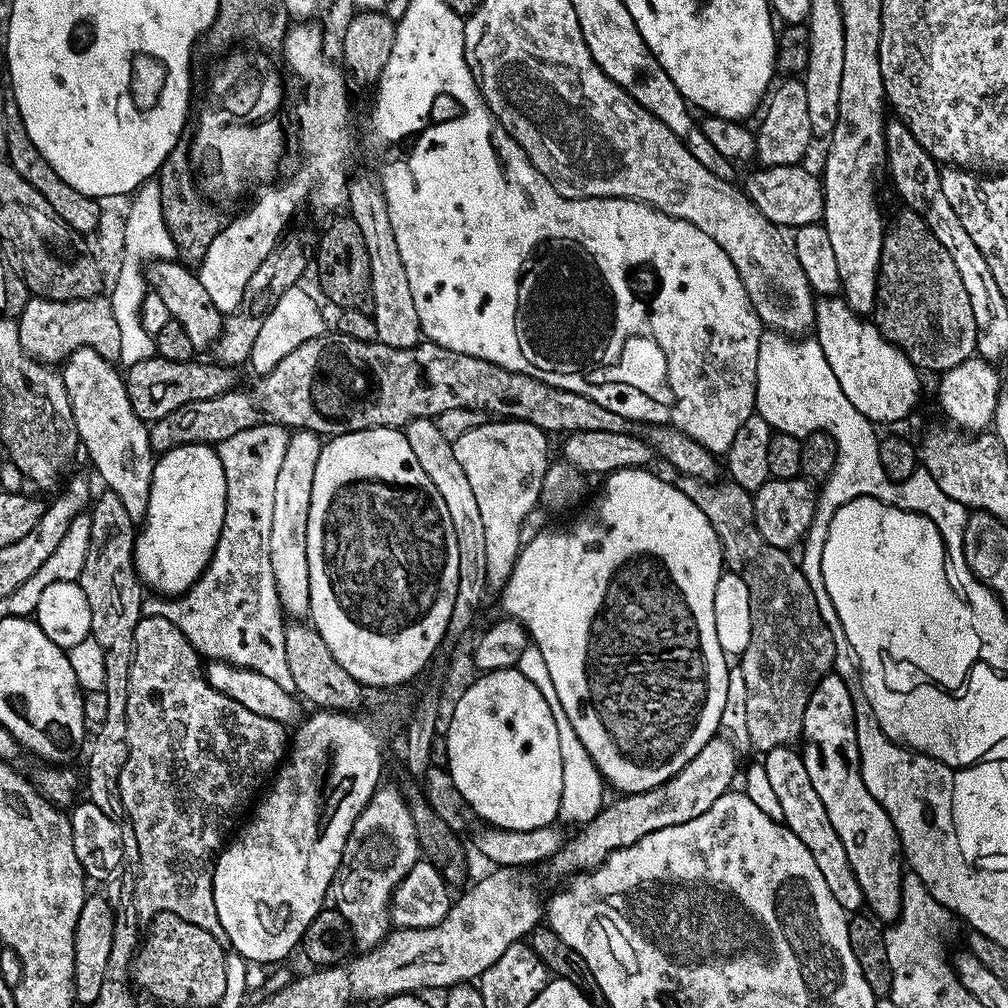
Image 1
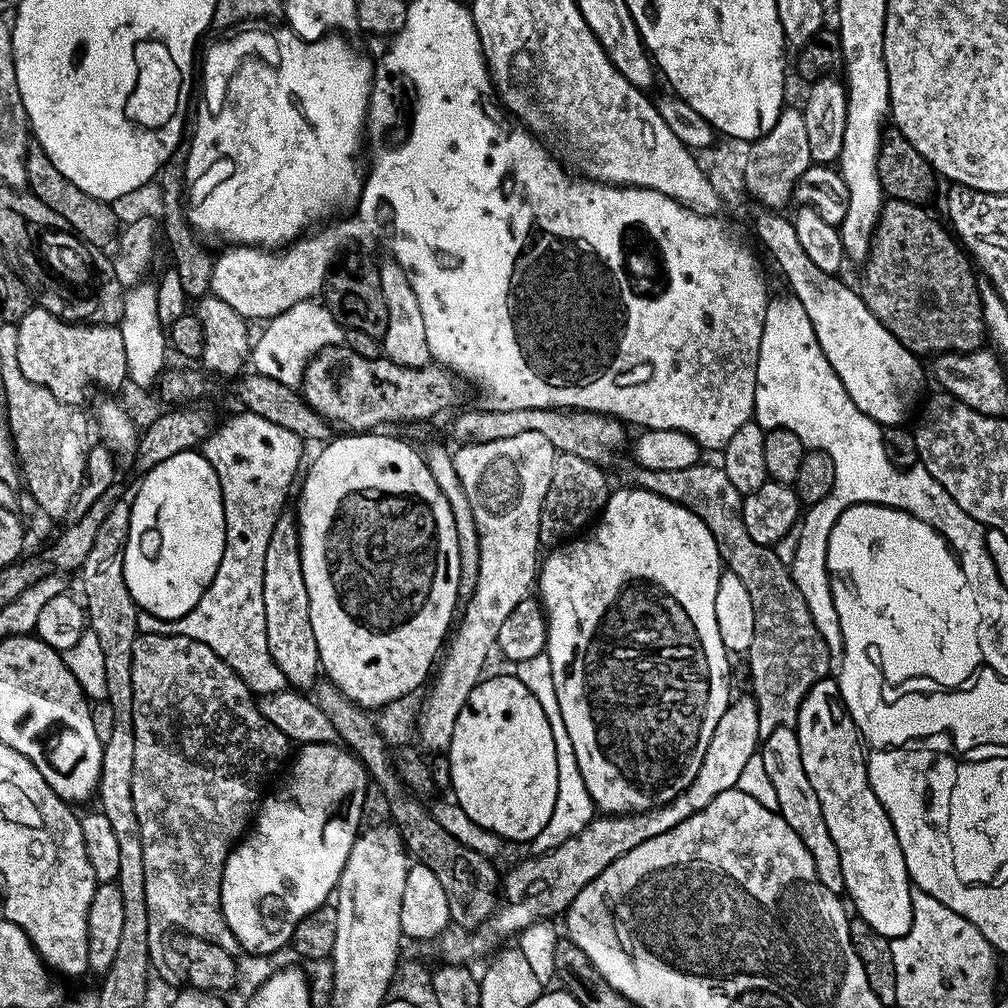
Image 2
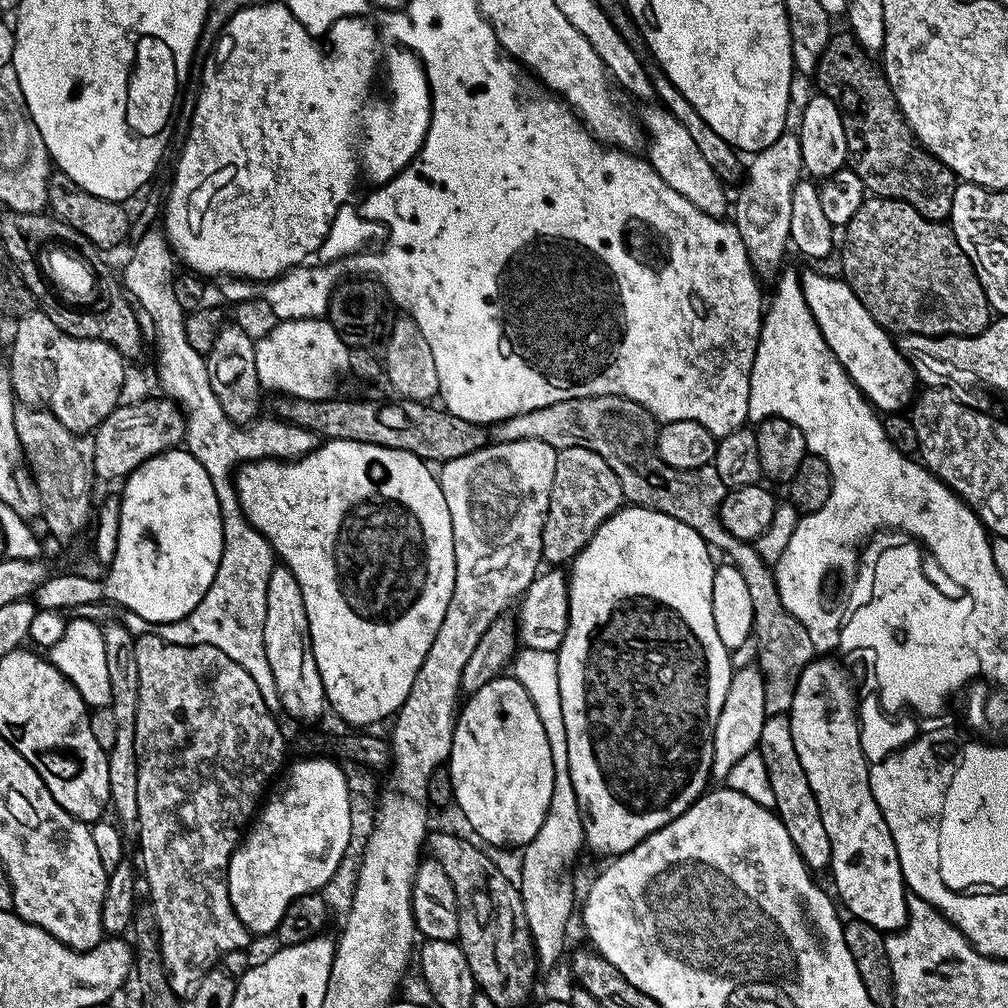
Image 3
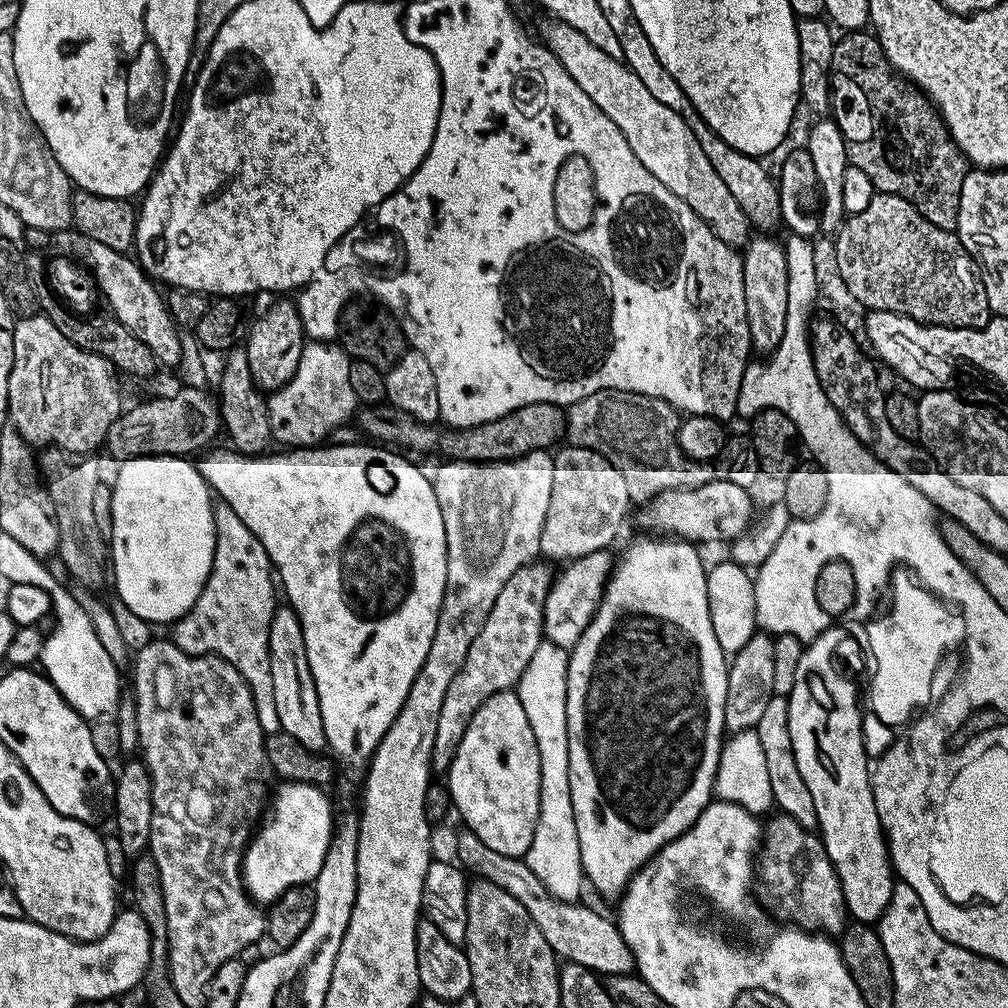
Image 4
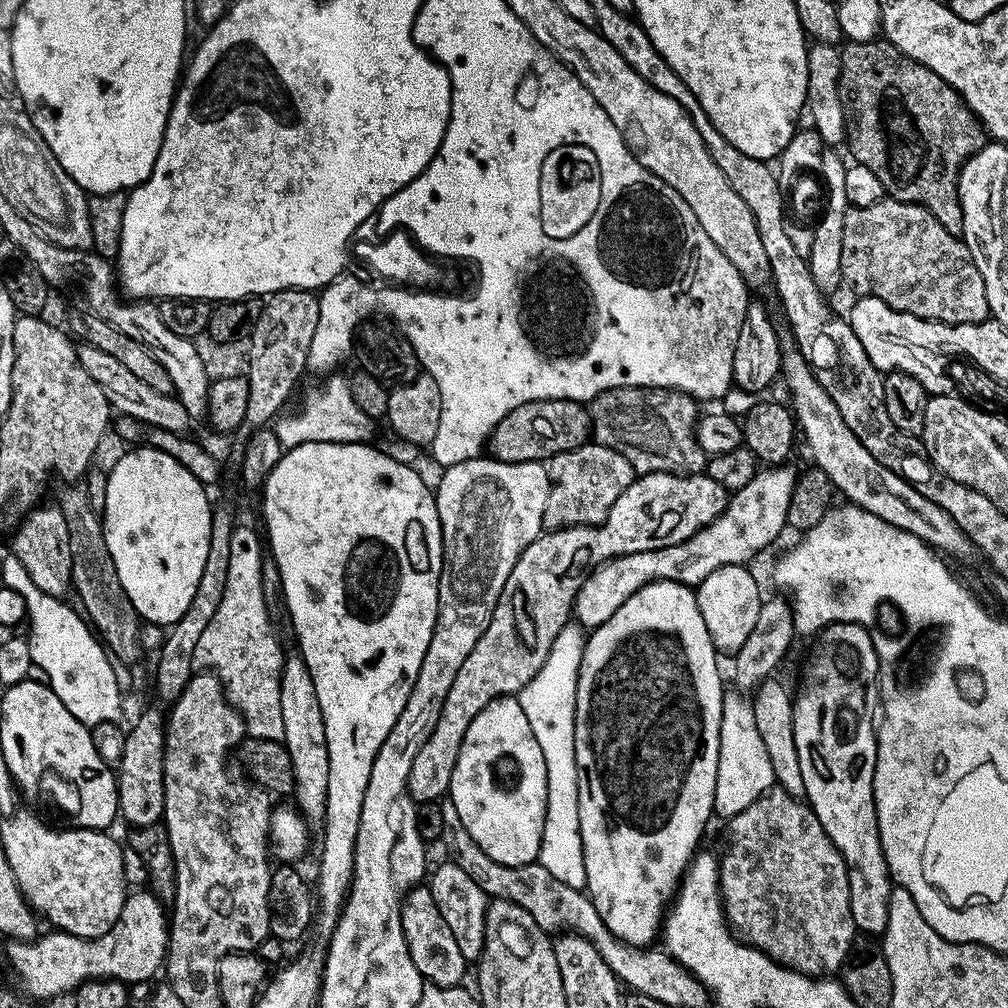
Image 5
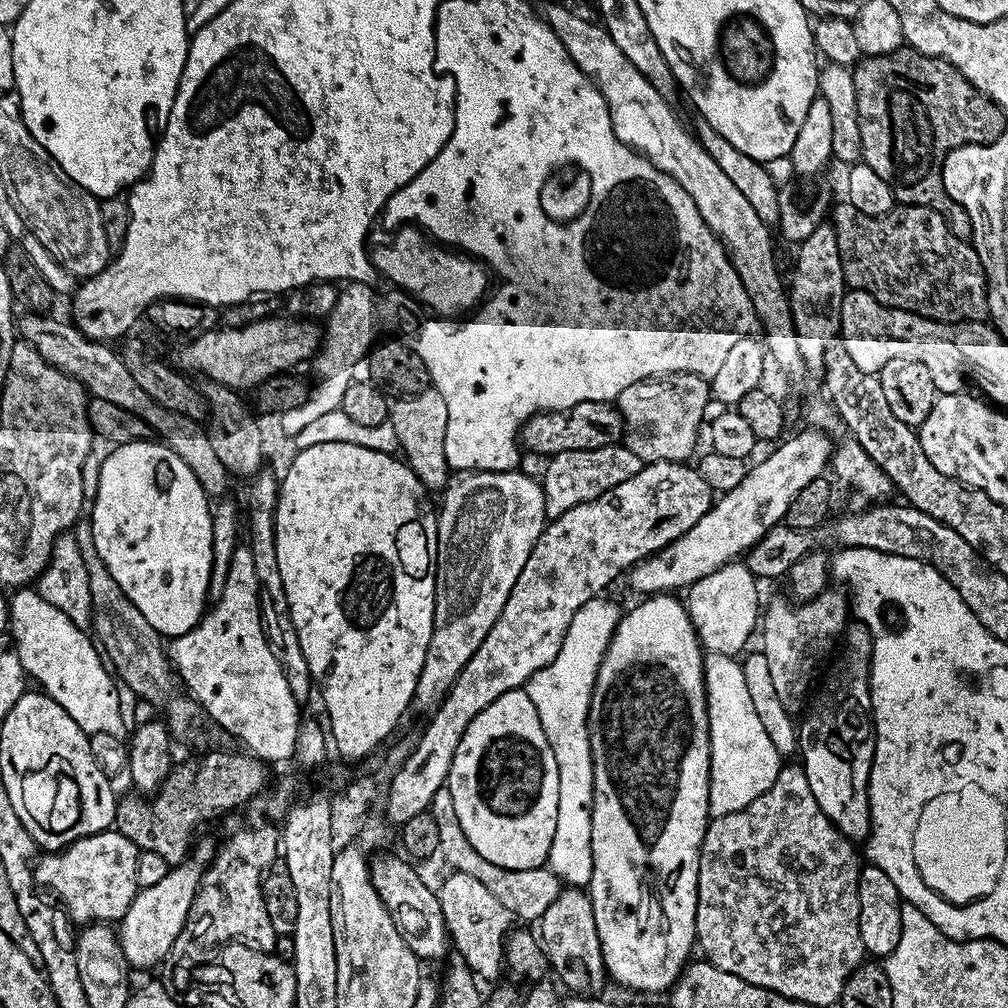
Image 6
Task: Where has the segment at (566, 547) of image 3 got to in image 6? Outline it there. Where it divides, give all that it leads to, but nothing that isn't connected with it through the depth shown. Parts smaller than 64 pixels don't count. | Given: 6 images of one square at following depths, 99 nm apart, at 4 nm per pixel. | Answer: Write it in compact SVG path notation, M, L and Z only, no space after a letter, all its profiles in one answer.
M623 443L611 444L598 450L566 450L562 454L551 457L547 461L548 469L542 475L542 487L544 490L544 515L548 518L565 514L571 507L580 503L590 502L599 495L605 494L611 487L618 486L628 478L634 476L632 472L632 456L634 450L630 450Z

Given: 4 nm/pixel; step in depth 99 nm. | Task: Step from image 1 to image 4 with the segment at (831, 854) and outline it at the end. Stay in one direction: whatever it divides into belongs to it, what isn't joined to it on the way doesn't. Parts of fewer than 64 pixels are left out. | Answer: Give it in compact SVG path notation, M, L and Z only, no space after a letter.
M774 694L770 702L766 702L766 711L762 713L762 718L758 718L754 730L758 734L758 742L762 742L762 751L766 753L766 771L770 773L770 790L775 807L783 815L794 818L794 822L798 822L804 828L815 829L817 823L814 798L810 798L810 790L806 790L802 774L798 774L794 746L790 742L790 710L787 696Z

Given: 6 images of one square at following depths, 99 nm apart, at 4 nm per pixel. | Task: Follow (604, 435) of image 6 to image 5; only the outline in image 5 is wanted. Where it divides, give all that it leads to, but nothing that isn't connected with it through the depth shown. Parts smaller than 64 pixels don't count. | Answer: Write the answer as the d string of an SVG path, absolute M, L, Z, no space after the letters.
M535 400L510 410L510 414L506 414L506 418L502 418L502 422L493 428L492 435L486 441L486 448L495 459L502 462L547 462L566 450L574 450L589 443L591 435L592 419L588 417L587 407L581 401Z

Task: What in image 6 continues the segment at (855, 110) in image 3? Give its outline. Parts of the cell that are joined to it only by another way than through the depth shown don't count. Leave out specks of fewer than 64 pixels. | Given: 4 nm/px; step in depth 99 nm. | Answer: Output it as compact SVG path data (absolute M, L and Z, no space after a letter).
M902 46L890 54L864 56L852 68L854 94L858 106L858 131L862 134L860 160L874 170L890 186L901 205L917 204L942 214L946 226L958 238L971 241L970 214L950 194L942 182L942 166L946 154L963 144L989 144L1006 130L1006 113L986 94L982 94L950 62L937 56L927 56L918 50Z

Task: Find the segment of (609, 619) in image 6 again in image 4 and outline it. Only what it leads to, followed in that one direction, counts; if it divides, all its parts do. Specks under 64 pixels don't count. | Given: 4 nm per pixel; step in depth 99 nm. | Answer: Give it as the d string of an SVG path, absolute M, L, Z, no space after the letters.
M541 642L538 650L534 650L534 658L530 658L530 666L522 674L518 685L518 695L522 702L522 710L526 710L526 719L530 721L530 730L534 730L534 742L538 742L538 758L540 759L540 813L534 830L534 838L530 842L530 850L523 856L525 864L538 874L538 878L559 900L579 901L580 887L585 887L586 877L580 861L578 846L578 826L574 822L574 806L570 802L570 770L568 769L568 731L566 730L566 678L568 677L567 648L549 642Z

